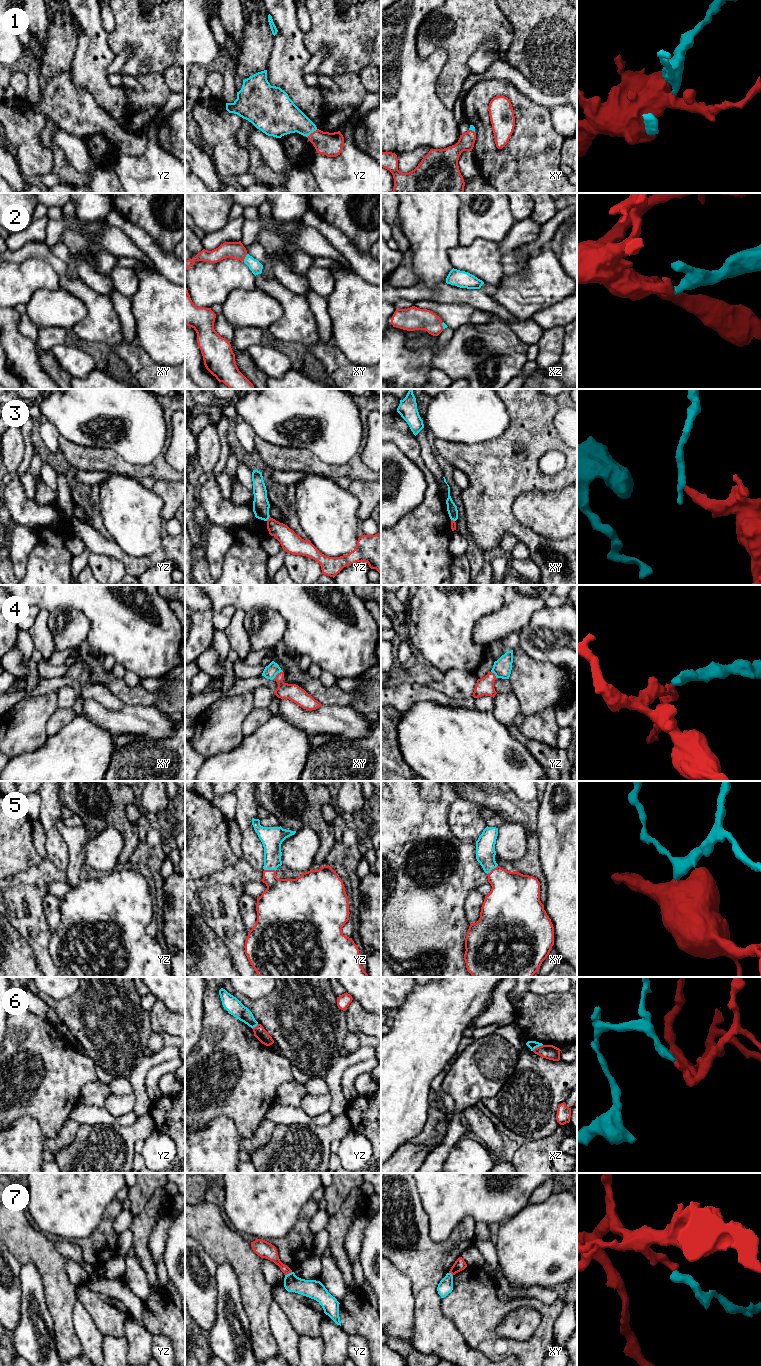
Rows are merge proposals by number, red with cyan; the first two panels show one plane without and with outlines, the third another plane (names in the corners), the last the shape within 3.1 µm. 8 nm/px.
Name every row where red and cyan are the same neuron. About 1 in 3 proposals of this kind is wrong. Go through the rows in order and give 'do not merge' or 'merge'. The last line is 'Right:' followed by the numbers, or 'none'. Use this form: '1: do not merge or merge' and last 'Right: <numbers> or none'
1: merge
2: merge
3: do not merge
4: merge
5: merge
6: do not merge
7: do not merge
Right: 1, 2, 4, 5

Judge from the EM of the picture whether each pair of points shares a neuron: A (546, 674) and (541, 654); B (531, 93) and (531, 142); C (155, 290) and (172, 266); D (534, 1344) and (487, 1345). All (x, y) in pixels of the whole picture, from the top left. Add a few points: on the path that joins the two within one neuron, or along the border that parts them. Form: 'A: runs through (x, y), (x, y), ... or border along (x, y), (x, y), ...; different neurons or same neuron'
A: border along (522, 650), (536, 660), (551, 662), (565, 670); different neurons
B: border along (513, 85), (522, 94), (550, 109); different neurons
C: border along (155, 268), (174, 283); different neurons
D: runs through (522, 1347), (499, 1347); same neuron

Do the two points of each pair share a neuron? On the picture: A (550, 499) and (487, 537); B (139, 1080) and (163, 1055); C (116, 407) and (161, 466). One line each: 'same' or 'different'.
A: different
B: same
C: different

